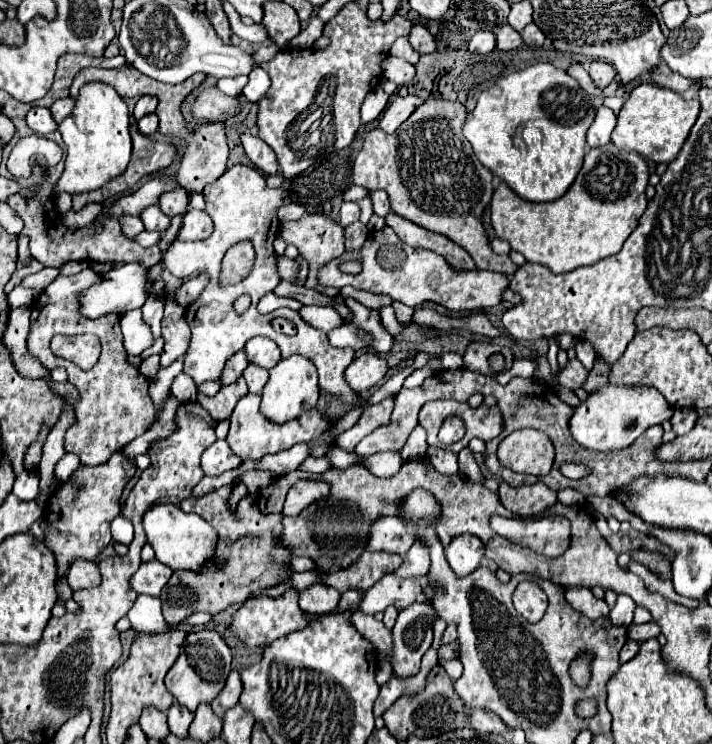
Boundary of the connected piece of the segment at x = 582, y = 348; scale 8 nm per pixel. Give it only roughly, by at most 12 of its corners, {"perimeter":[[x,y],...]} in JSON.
{"perimeter":[[577,341],[577,359],[585,369],[595,365],[595,351],[589,341]]}

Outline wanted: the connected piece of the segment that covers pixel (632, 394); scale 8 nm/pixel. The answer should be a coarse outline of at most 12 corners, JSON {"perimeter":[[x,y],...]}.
{"perimeter":[[607,385],[575,407],[573,439],[629,447],[671,419],[655,387]]}

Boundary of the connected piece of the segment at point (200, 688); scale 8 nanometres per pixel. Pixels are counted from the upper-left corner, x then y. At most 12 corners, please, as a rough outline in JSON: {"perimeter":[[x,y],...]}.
{"perimeter":[[213,629],[189,633],[165,677],[195,713],[223,691],[231,651]]}

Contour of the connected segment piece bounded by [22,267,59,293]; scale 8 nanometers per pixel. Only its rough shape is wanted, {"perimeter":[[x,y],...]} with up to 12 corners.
{"perimeter":[[49,269],[26,277],[22,286],[41,293],[59,269]]}

